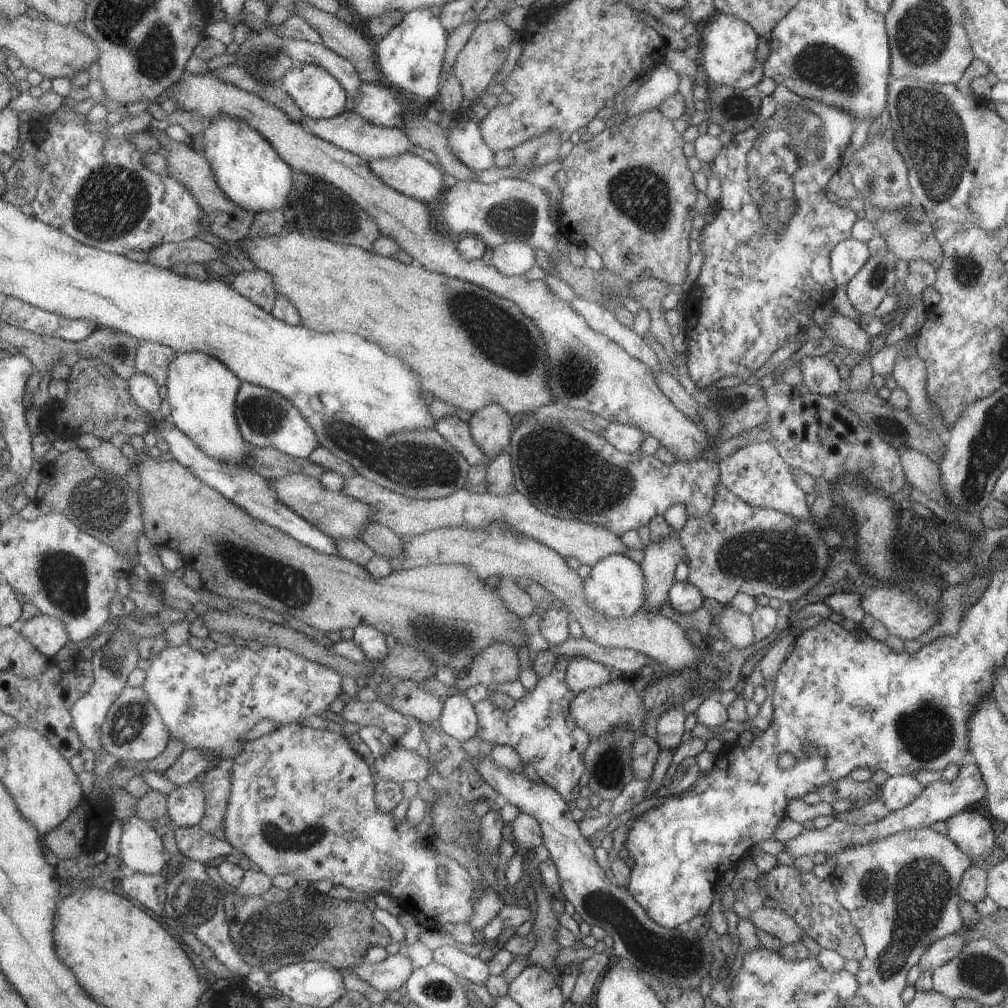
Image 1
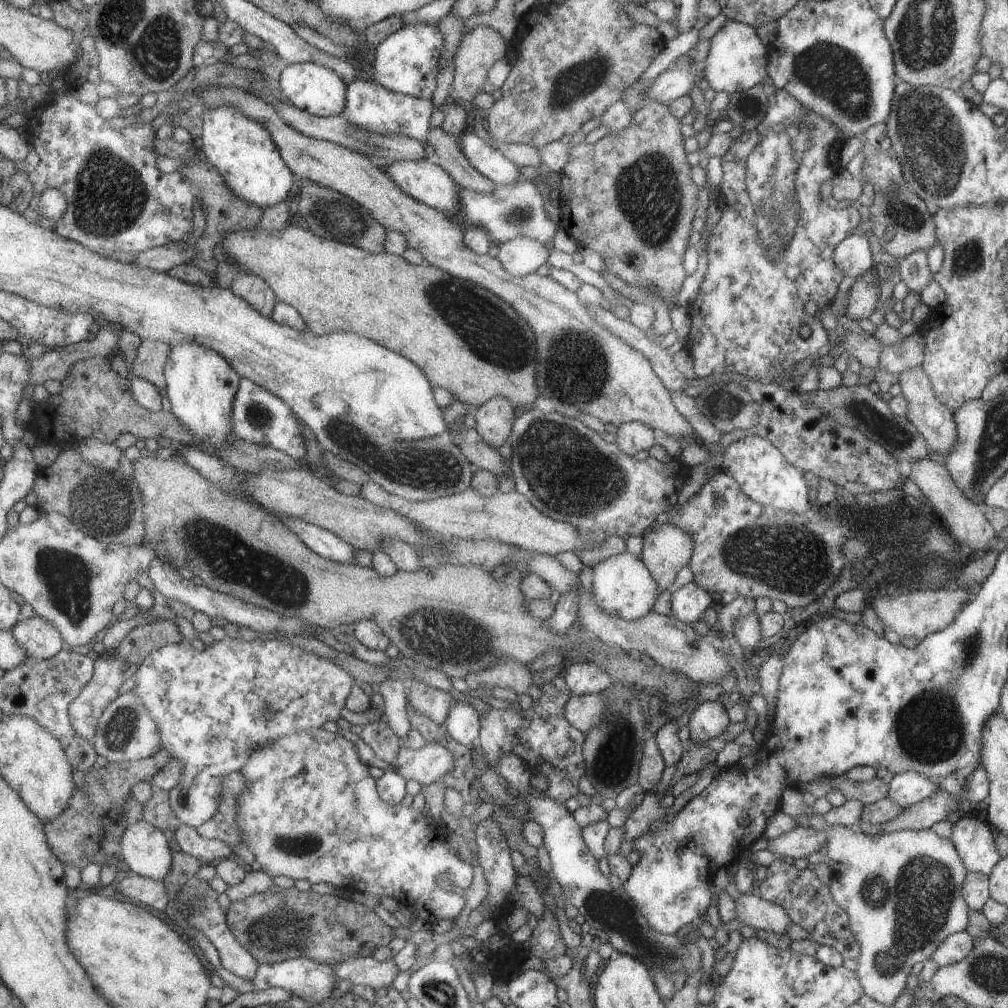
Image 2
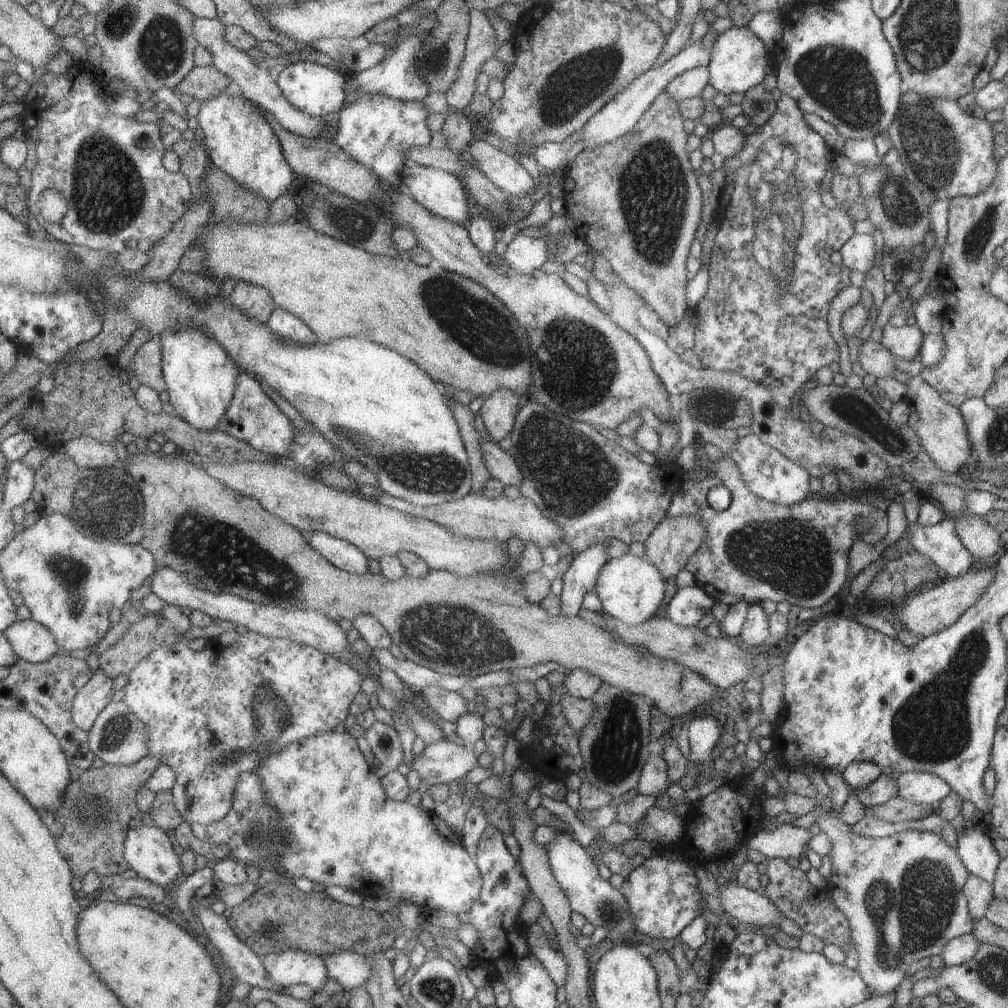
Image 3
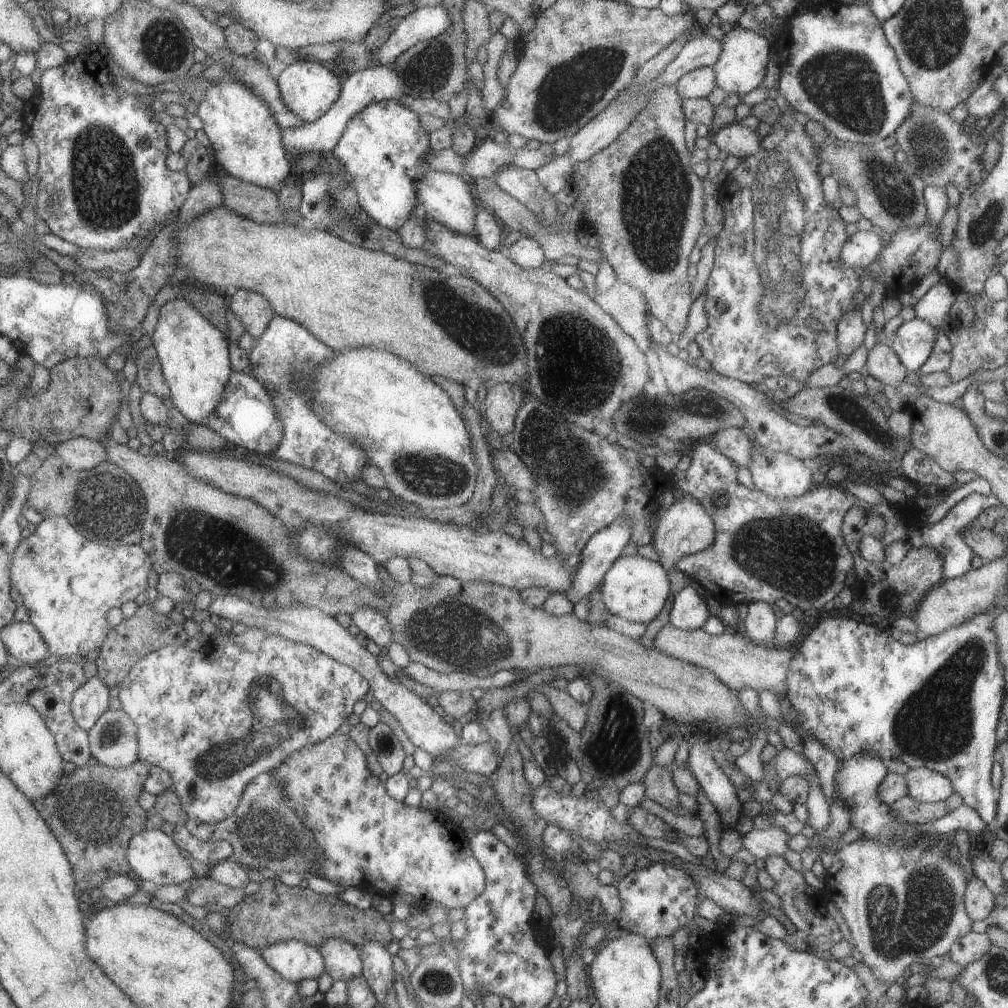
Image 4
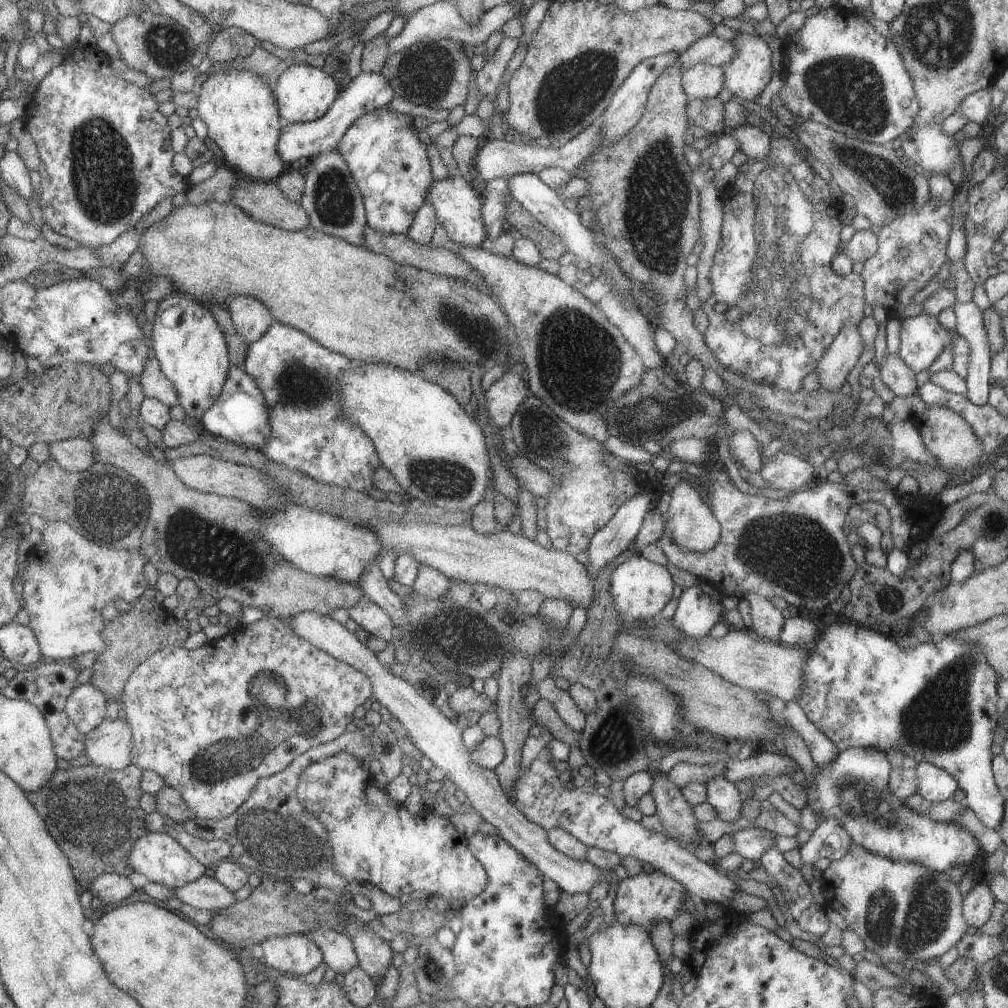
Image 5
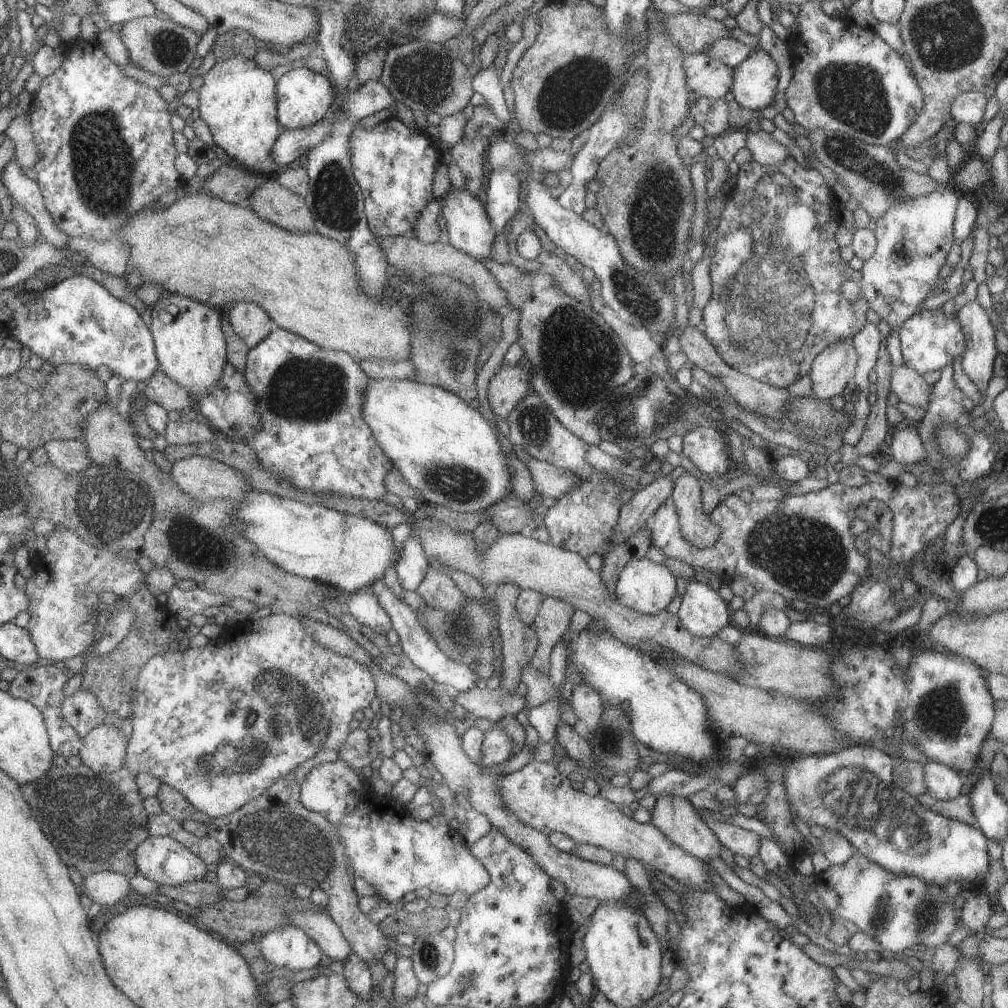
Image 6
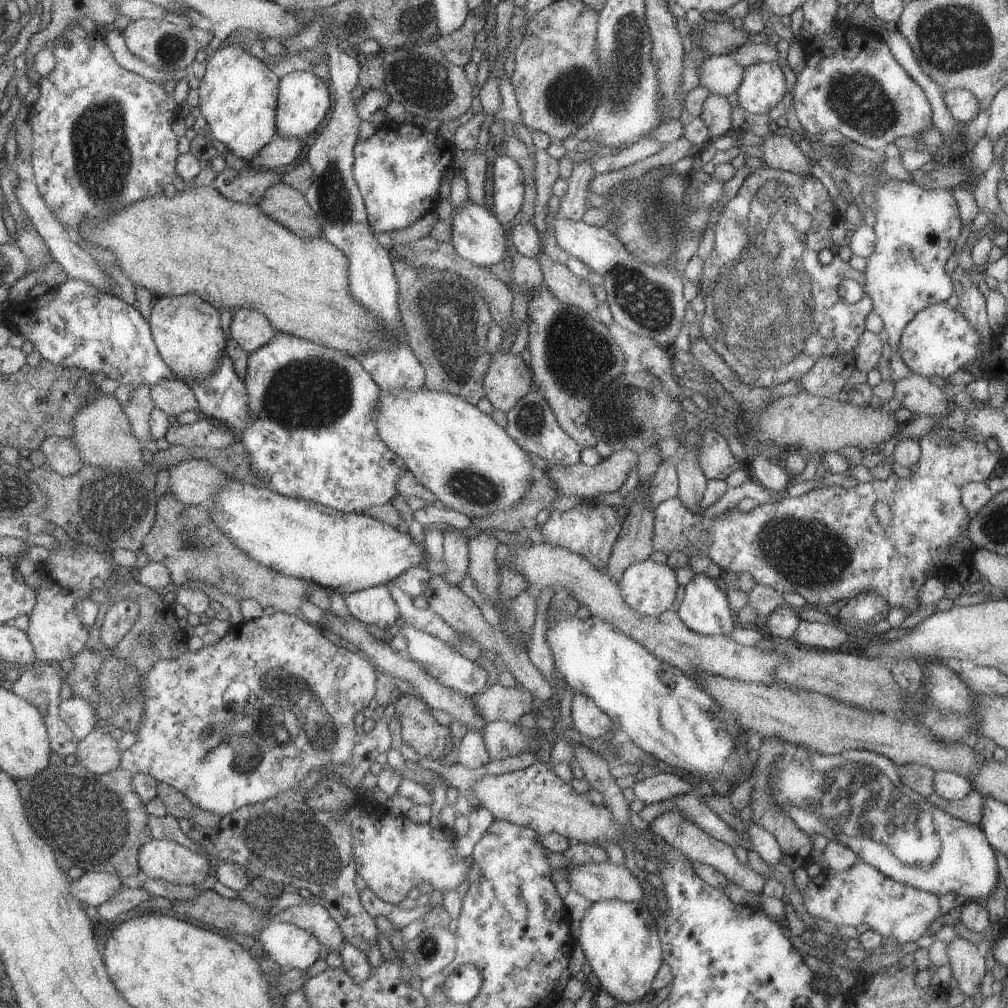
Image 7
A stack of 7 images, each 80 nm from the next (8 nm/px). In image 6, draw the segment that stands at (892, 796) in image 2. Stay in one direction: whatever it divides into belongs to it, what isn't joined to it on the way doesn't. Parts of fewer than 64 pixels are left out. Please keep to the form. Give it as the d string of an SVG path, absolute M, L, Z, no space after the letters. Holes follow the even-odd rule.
M927 761L922 764L923 782L927 794L940 800L948 801L959 795L964 780L947 766Z

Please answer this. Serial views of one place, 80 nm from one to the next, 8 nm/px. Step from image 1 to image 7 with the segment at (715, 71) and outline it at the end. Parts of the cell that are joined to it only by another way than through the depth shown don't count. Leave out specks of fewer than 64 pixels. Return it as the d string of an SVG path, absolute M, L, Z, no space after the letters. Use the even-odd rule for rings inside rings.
M775 61L756 62L742 68L742 79L735 89L738 105L749 113L767 113L787 90L784 74Z

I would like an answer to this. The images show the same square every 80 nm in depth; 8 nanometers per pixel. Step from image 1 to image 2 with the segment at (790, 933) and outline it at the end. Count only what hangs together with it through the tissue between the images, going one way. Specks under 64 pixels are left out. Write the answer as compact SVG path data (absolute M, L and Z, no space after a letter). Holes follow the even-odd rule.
M759 895L739 896L735 902L735 915L739 922L778 935L787 934L790 918L776 904L762 899Z

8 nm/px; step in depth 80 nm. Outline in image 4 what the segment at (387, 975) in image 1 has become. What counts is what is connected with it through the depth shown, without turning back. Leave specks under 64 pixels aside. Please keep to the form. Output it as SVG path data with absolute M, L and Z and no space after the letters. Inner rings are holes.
M327 939L318 951L324 962L325 974L332 980L345 983L362 974L360 950L351 943L339 939Z

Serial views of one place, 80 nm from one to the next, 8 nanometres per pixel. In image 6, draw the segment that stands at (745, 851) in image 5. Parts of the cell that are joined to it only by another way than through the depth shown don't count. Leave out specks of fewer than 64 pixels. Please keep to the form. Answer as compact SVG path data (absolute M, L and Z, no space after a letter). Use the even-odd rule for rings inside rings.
M708 816L700 817L700 819L714 832L720 844L733 854L747 859L758 854L761 837L753 831L725 824L723 819L718 821Z

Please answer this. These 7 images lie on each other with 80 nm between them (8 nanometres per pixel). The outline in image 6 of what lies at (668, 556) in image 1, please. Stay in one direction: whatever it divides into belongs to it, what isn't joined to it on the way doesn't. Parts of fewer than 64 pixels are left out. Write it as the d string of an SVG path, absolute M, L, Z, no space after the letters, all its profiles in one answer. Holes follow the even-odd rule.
M698 472L680 475L672 484L672 506L677 516L677 524L683 540L695 548L713 546L718 539L720 528L701 507L701 486Z

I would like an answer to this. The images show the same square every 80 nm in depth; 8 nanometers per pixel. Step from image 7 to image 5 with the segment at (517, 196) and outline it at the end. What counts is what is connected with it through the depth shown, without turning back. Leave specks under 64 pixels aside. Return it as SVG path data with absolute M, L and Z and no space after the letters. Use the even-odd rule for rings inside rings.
M506 178L487 181L482 195L484 200L480 208L480 217L484 224L484 238L489 243L503 233L501 224L505 223L505 205L511 199L506 190Z

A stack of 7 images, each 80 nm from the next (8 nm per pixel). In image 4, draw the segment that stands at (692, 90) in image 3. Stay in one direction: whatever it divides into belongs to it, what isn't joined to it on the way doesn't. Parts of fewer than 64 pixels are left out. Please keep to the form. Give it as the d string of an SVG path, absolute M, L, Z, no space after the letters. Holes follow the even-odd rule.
M699 67L681 75L674 83L682 99L705 98L715 86L715 73L711 67Z

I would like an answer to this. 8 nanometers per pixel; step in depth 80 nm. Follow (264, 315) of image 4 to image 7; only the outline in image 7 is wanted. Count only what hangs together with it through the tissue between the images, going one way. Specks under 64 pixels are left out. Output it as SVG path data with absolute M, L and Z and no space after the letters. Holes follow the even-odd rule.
M249 307L233 310L228 330L236 344L248 354L266 345L276 331L263 313Z

